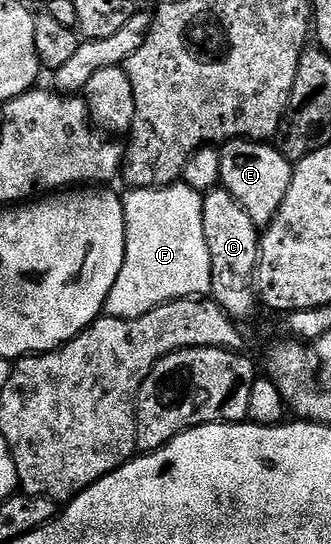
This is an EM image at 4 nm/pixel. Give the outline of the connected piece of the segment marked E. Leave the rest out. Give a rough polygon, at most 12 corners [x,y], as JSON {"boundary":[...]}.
{"boundary":[[258,140],[220,148],[219,187],[271,224],[293,161]]}

